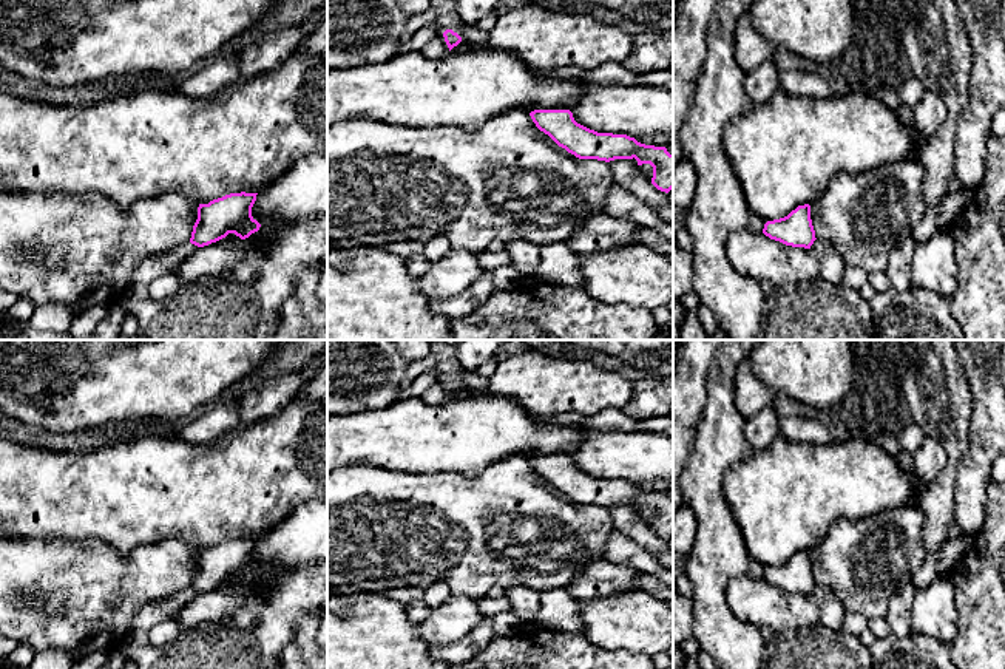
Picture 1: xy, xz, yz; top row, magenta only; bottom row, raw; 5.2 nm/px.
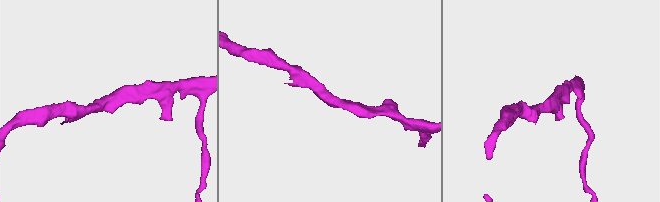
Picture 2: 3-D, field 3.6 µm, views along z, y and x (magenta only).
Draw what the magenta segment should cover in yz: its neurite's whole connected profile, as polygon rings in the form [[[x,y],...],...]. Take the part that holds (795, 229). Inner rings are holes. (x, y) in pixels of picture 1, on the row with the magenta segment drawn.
[[[798,205],[787,216],[767,221],[763,233],[786,246],[810,249],[817,239],[810,219],[810,205]]]

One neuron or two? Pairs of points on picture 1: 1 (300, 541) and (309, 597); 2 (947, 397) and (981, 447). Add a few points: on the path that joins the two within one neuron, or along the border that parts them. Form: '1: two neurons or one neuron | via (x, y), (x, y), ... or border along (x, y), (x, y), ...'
1: two neurons | border along (311, 561), (303, 561), (272, 580)
2: two neurons | border along (970, 394), (968, 447), (956, 465)

